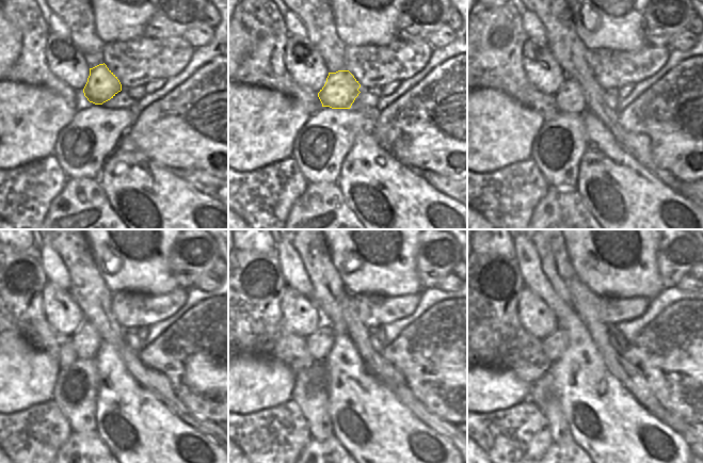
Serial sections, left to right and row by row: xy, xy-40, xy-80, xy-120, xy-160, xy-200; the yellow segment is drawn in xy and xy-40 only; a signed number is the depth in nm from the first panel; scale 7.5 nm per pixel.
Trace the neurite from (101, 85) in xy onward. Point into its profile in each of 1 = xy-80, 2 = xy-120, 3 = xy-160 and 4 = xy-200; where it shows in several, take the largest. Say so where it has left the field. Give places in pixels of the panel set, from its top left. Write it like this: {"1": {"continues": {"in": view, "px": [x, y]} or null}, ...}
{"1": {"continues": {"in": "xy-80", "px": [570, 99]}}, "2": {"continues": {"in": "xy-120", "px": [86, 340]}}, "3": {"continues": {"in": "xy-160", "px": [319, 344]}}, "4": {"continues": {"in": "xy-200", "px": [554, 345]}}}

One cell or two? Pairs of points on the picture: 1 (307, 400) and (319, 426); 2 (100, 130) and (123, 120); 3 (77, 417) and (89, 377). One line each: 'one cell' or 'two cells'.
1: one cell
2: one cell
3: one cell

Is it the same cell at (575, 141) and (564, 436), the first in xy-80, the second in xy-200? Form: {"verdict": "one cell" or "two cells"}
{"verdict": "one cell"}

